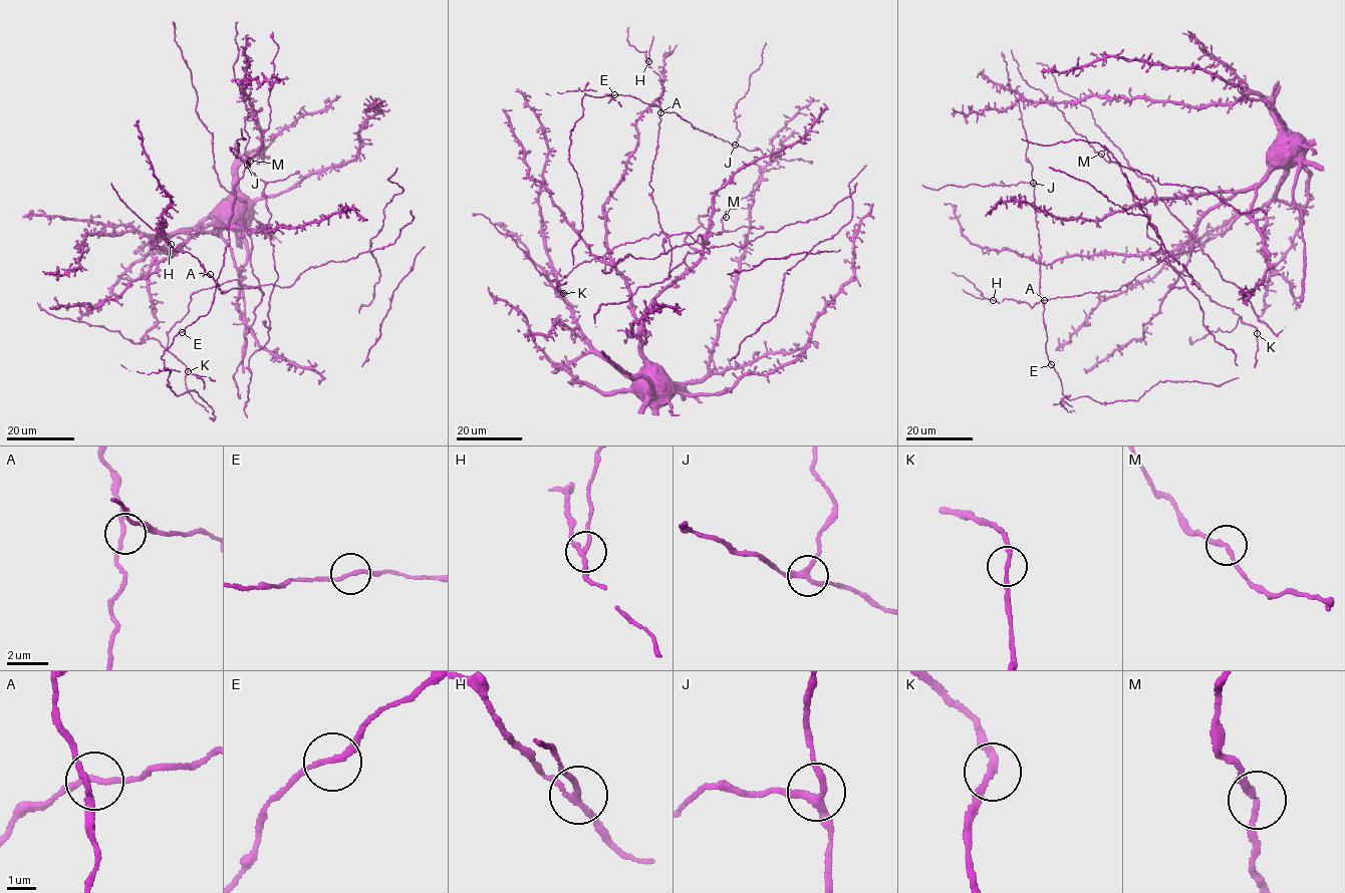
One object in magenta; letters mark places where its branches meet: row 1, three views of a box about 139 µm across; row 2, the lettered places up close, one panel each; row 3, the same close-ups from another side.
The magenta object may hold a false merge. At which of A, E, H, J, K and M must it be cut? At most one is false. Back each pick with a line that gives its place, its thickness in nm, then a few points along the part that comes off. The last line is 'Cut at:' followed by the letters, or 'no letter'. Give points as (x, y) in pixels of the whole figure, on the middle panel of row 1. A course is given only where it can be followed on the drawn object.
H: at (648, 61); 170 nm thick; foreign part runs (648, 62), (653, 36)
Cut at: H

